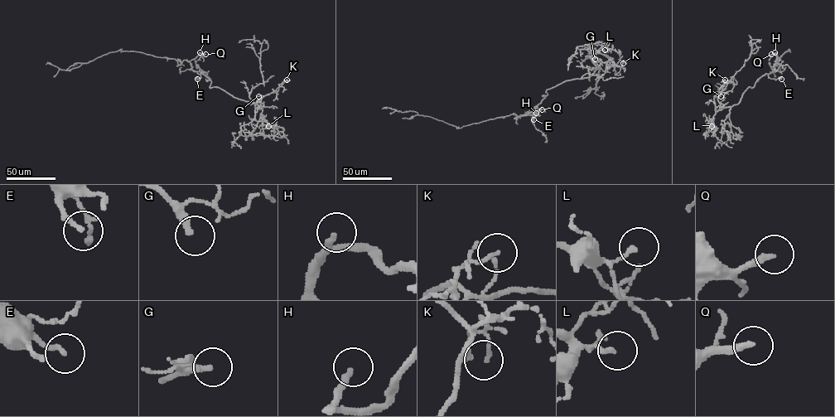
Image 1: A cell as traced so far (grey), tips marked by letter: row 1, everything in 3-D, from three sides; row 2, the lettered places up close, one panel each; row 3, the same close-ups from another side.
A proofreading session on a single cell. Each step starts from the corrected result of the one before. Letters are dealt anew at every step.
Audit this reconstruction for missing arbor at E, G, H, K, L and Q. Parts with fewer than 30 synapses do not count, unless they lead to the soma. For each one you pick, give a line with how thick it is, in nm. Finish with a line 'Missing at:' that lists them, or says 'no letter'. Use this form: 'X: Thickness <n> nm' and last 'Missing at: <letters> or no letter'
G: Thickness 180 nm
H: Thickness 200 nm
Q: Thickness 240 nm
Missing at: G, H, Q

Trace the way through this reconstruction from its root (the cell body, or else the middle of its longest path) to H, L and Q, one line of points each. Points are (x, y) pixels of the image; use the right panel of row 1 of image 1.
H: (760, 77), (774, 70), (774, 52)
L: (760, 77), (754, 86), (749, 87), (742, 94), (737, 104), (719, 109), (711, 126)
Q: (760, 77), (774, 70), (773, 65), (777, 53), (771, 54)

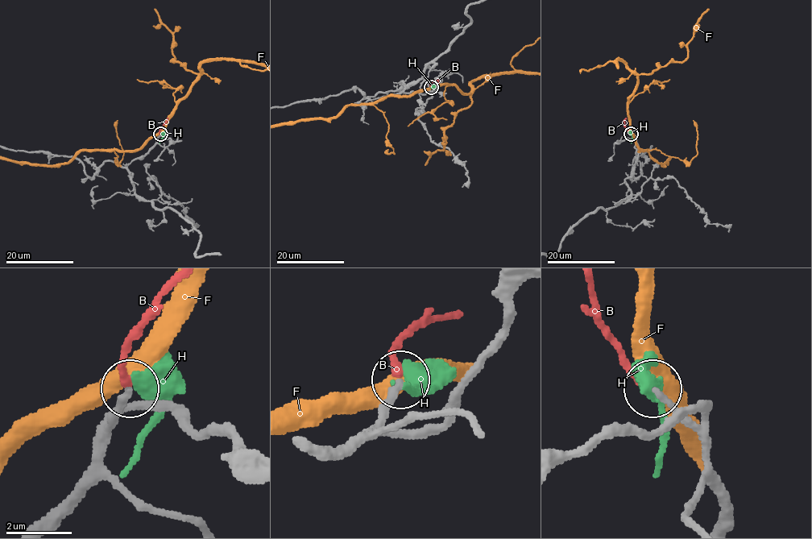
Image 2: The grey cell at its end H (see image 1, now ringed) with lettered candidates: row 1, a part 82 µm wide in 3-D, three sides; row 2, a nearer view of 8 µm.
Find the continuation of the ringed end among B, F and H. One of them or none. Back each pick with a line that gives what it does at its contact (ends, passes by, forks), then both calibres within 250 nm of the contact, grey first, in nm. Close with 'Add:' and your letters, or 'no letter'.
B: It ends there. Thickness 200 nm (grey) against 240 nm
Add: B

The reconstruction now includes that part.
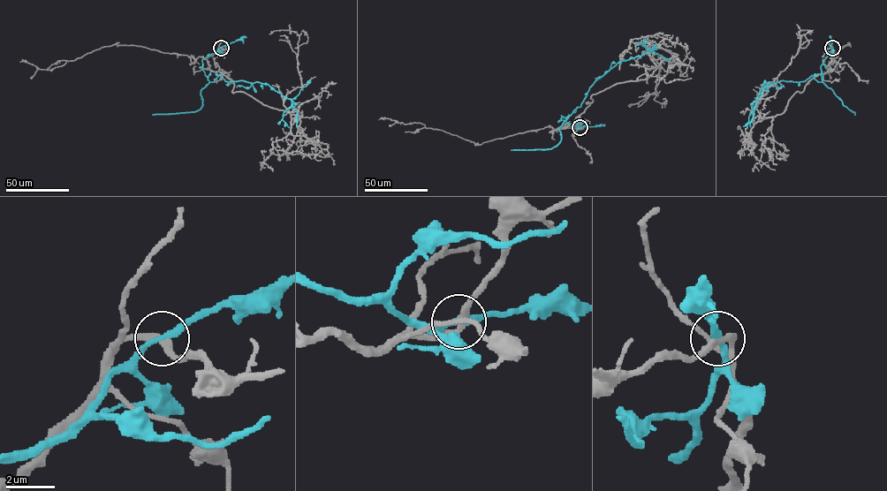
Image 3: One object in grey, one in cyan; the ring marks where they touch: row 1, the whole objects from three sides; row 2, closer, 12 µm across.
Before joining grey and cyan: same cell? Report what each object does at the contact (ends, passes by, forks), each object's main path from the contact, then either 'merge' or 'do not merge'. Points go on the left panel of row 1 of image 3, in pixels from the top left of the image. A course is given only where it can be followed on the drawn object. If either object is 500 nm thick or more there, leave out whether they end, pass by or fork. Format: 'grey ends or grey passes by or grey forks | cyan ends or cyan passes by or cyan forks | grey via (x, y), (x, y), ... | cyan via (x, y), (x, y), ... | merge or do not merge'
grey passes by | cyan passes by | grey via (221, 48), (207, 61), (232, 82), (232, 92), (298, 117), (284, 101), (301, 86), (299, 36), (269, 33) | cyan via (221, 47), (202, 59), (208, 79), (267, 83), (291, 100), (282, 118), (290, 128) | do not merge

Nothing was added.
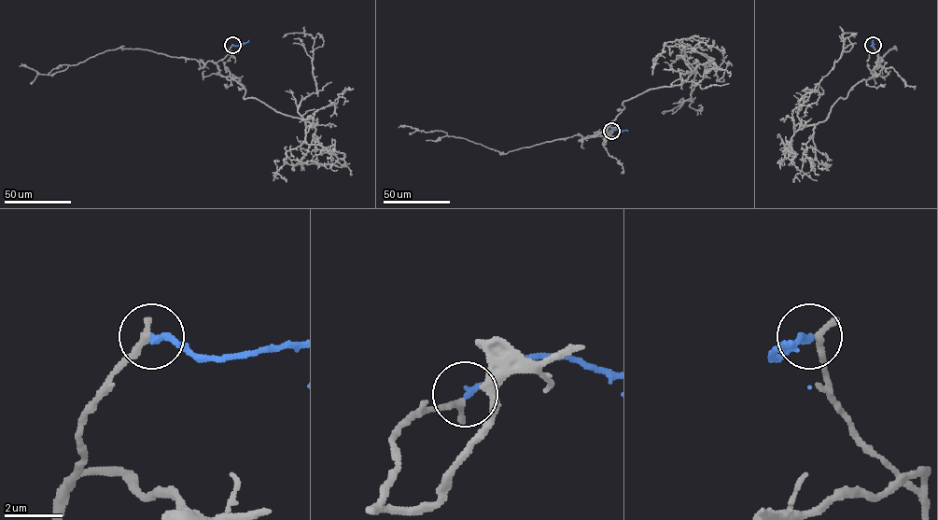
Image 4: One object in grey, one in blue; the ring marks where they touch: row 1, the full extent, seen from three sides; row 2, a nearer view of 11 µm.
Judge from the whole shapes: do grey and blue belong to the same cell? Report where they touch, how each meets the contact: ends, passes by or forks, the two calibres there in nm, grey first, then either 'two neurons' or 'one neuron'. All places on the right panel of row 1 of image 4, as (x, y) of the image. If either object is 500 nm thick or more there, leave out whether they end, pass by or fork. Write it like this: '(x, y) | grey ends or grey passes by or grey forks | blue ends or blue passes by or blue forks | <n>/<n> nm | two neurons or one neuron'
(873, 45) | grey ends | blue ends | 280/220 nm | one neuron

